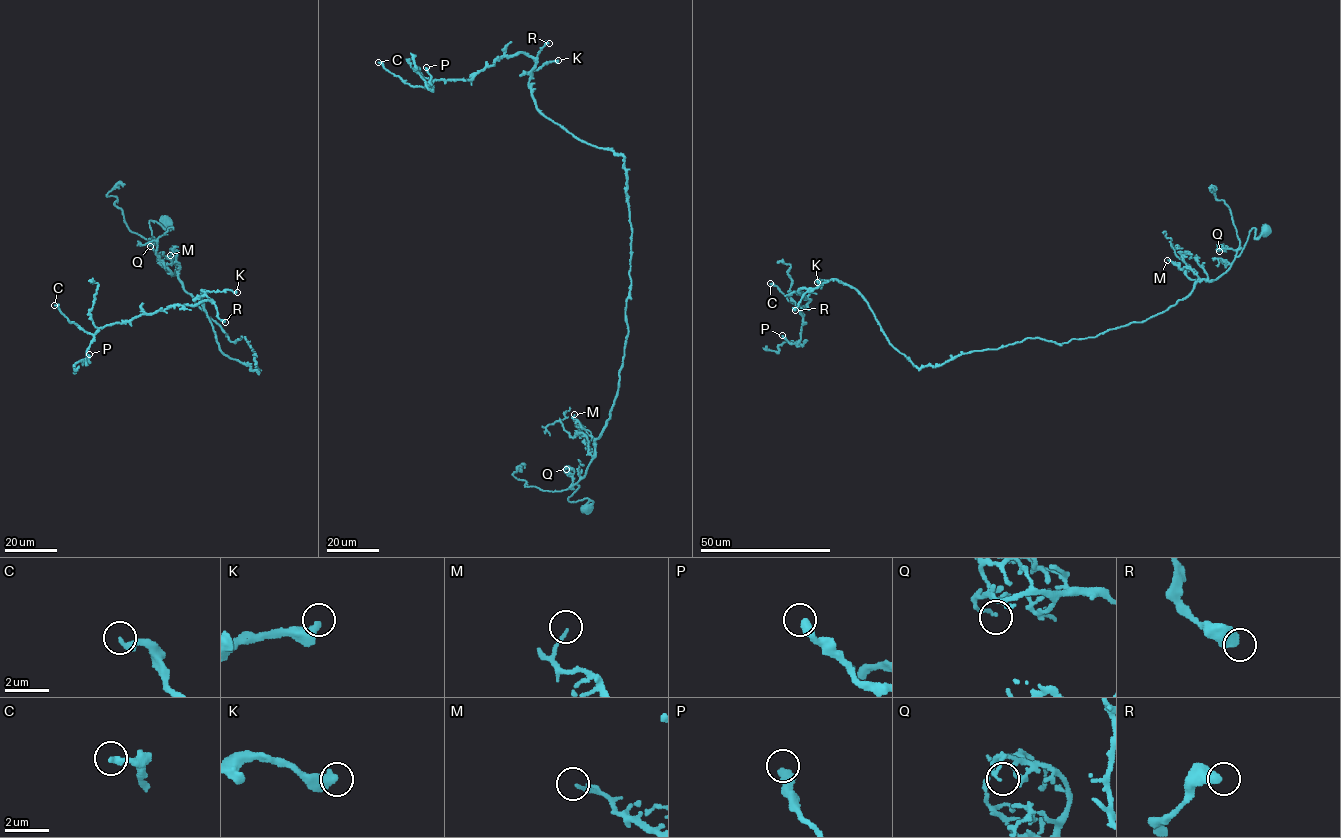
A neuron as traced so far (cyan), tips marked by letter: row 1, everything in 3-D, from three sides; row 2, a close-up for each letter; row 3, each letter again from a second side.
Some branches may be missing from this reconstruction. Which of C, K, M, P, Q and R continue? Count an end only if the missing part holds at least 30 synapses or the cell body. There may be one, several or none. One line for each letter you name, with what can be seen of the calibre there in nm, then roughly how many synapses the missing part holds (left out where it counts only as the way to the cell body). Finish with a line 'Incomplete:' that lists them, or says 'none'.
Incomplete: none

